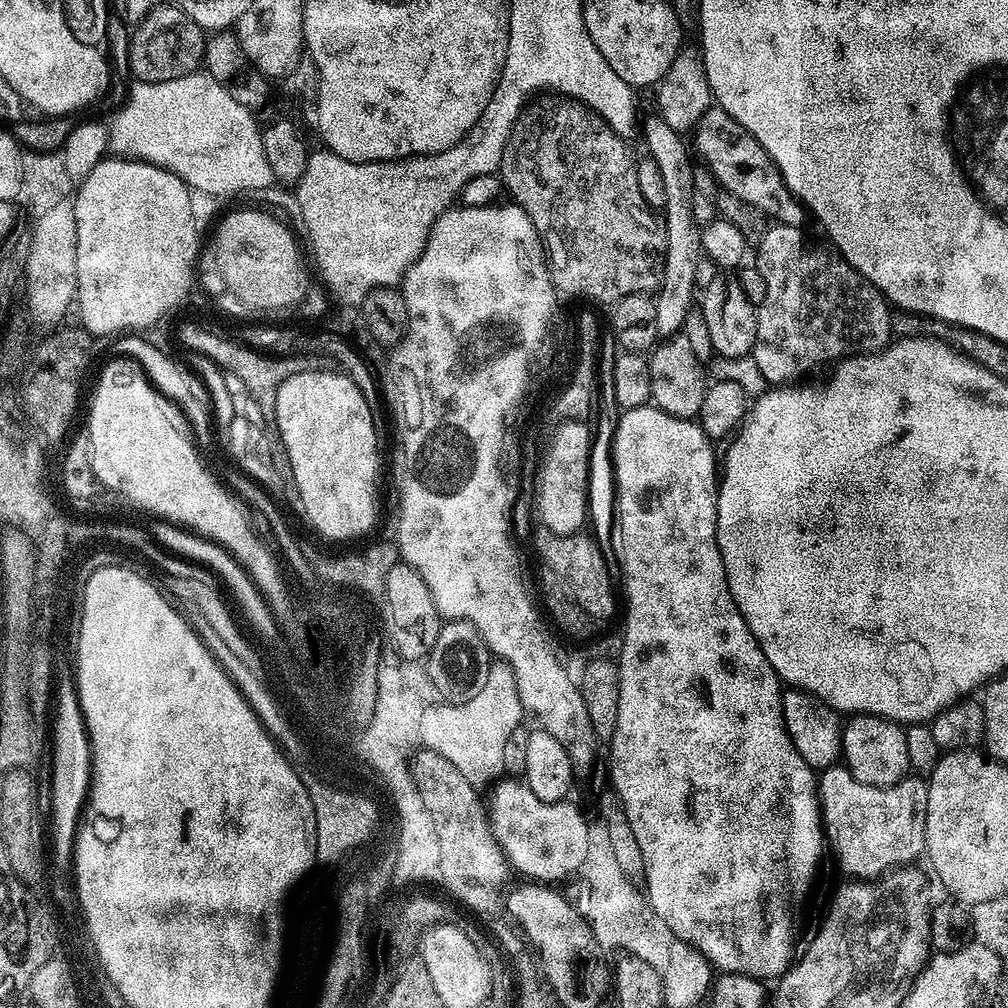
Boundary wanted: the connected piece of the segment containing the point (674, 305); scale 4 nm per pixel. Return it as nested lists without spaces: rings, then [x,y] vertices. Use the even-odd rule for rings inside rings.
[[[658,114],[643,117],[642,136],[648,147],[647,155],[658,166],[662,174],[662,186],[666,186],[666,202],[662,209],[662,223],[666,230],[666,258],[664,274],[658,281],[656,301],[656,330],[661,337],[675,336],[688,320],[688,313],[693,311],[694,301],[698,296],[695,282],[695,267],[702,257],[700,251],[701,227],[694,220],[694,196],[698,193],[696,172],[692,169],[693,157],[690,148],[684,145],[685,137],[671,129]],[[688,152],[689,156],[688,157]],[[696,296],[696,297],[695,297]],[[692,299],[693,304],[692,304]]]

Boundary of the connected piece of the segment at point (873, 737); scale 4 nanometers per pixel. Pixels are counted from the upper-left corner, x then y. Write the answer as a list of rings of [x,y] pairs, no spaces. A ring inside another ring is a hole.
[[[856,714],[842,728],[842,760],[850,775],[866,786],[894,786],[909,775],[906,731],[895,720]]]

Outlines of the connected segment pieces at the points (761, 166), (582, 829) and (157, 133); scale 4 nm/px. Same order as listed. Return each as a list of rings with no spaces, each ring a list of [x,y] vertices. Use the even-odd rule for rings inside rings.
[[[718,106],[708,107],[695,124],[695,134],[695,155],[700,155],[708,163],[713,178],[724,187],[721,189],[727,195],[742,198],[750,202],[750,206],[758,206],[758,210],[762,210],[765,216],[777,224],[788,224],[790,227],[801,227],[804,224],[806,209],[789,191],[770,154],[766,154],[764,147],[737,120],[730,118],[730,114]]]
[[[500,778],[495,781],[491,785],[492,789],[492,797],[487,797],[486,800],[486,817],[488,819],[488,829],[492,831],[492,837],[496,839],[498,842],[498,846],[504,852],[504,859],[508,861],[509,865],[513,869],[516,868],[521,872],[521,877],[527,878],[532,882],[539,882],[545,886],[556,886],[559,885],[559,880],[568,880],[572,875],[579,873],[581,869],[584,867],[584,863],[586,862],[586,846],[588,845],[588,825],[589,821],[587,819],[584,820],[584,816],[579,812],[578,809],[575,808],[574,805],[568,804],[569,801],[567,799],[559,800],[558,802],[542,802],[542,798],[536,797],[534,794],[534,790],[530,790],[528,785],[524,783],[523,779],[520,778]]]
[[[197,70],[170,82],[136,82],[133,85],[124,109],[110,126],[110,148],[113,153],[167,168],[182,178],[196,194],[205,192],[208,196],[232,196],[235,192],[256,192],[274,183],[270,162],[266,162],[266,154],[262,150],[261,125],[252,121],[253,109],[247,104],[239,104],[227,88],[223,88],[207,71]]]

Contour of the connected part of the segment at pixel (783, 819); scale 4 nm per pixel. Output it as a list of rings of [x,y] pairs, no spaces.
[[[655,406],[630,408],[621,416],[624,417],[616,424],[616,441],[610,448],[610,455],[620,463],[620,524],[616,524],[616,552],[624,556],[624,576],[628,576],[628,592],[623,597],[628,604],[628,617],[624,620],[624,645],[618,657],[618,726],[610,741],[610,788],[622,802],[626,818],[634,829],[634,838],[638,838],[638,846],[642,849],[642,884],[645,884],[643,887],[654,914],[670,926],[677,938],[697,947],[721,973],[736,972],[740,976],[754,976],[761,982],[768,982],[771,976],[783,976],[793,963],[796,920],[792,915],[800,899],[808,892],[808,883],[816,872],[820,855],[826,852],[826,837],[820,819],[818,776],[798,754],[798,750],[794,750],[794,742],[790,742],[782,714],[782,681],[774,666],[766,662],[766,654],[762,654],[754,634],[746,626],[746,618],[742,618],[738,606],[734,606],[734,598],[726,582],[726,566],[722,566],[722,554],[716,541],[718,460],[716,464],[716,456],[712,453],[713,441],[701,430],[699,423],[671,416]]]

